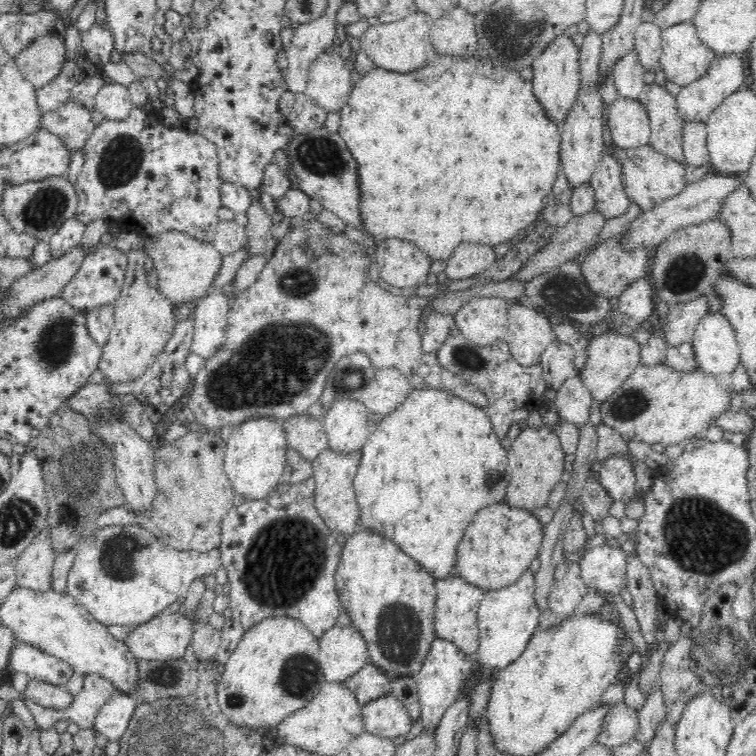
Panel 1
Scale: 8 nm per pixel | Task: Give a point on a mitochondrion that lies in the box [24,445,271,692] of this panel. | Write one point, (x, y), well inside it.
(113, 557)

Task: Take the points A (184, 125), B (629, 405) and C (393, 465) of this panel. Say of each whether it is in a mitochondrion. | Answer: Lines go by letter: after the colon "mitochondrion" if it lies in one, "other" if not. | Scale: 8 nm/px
A: other
B: mitochondrion
C: other

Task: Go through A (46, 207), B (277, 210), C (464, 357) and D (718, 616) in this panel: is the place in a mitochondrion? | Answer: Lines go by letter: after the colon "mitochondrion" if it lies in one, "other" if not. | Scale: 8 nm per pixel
A: mitochondrion
B: other
C: mitochondrion
D: other

